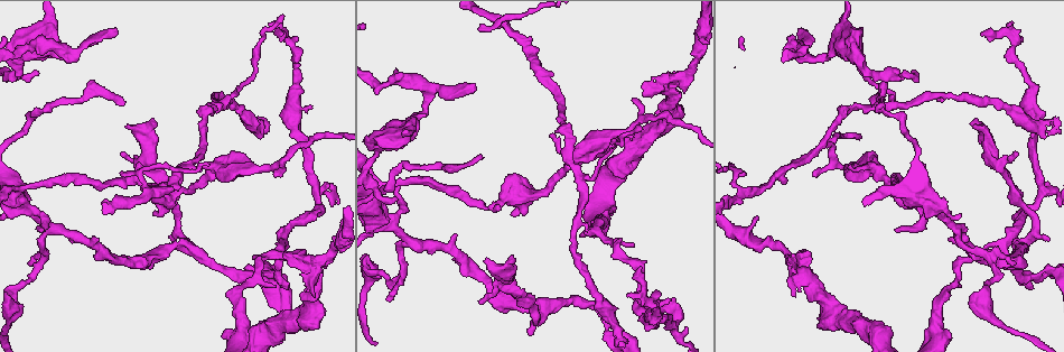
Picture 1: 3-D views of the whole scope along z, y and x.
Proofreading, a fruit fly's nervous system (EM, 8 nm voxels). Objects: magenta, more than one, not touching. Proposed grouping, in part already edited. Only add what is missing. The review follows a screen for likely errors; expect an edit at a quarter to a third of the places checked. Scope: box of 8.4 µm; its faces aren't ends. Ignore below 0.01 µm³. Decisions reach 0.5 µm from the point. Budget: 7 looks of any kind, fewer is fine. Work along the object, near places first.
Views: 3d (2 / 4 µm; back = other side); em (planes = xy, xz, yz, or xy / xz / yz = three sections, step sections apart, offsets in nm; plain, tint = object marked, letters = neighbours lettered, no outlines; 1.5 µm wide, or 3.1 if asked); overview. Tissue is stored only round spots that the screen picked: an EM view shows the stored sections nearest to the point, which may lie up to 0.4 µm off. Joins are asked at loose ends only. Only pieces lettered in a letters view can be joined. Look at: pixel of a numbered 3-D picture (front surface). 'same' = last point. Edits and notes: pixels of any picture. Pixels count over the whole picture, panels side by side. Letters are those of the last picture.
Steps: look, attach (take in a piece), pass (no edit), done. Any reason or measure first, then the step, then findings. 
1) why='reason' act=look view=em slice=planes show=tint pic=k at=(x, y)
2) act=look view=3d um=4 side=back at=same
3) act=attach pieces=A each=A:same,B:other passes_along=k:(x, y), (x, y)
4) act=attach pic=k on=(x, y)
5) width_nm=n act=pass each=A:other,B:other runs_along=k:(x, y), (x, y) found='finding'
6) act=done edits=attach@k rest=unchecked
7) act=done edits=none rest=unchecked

why='tapers out' act=look view=3d um=4 pic=1 at=(481, 154)

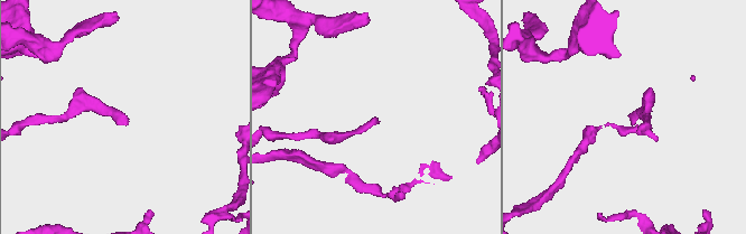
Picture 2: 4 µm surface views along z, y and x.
why='now the EM' act=look view=em slice=planes show=plain pic=2 at=(379, 121)

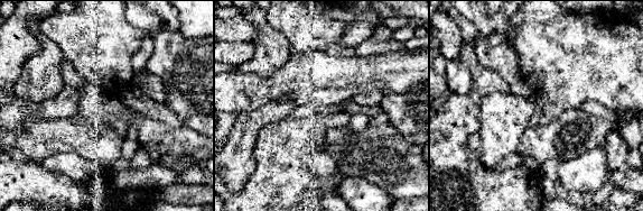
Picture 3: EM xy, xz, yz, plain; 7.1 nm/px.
why='what lies round it' act=look view=em slice=planes show=letters at=same

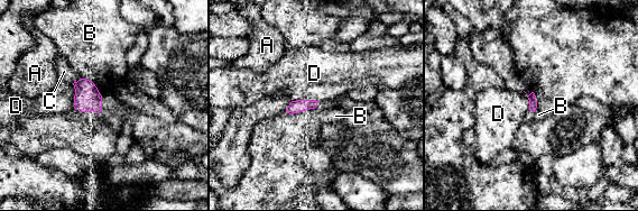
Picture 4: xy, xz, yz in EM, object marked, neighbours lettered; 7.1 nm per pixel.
act=pass each=A:other,B:other,C:other,D:other border=4:(317, 100), (292, 101) found='no lettered piece goes on from it'

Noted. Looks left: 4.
why='tapers out' act=look view=em slice=planes show=letters pic=1 at=(268, 24)

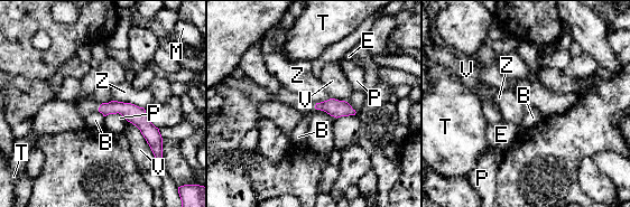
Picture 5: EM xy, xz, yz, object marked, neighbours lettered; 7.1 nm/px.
width_nm=100 longest_contact=V:340nm act=pass each=B:other,E:other,M:other,P:other,T:other,V:other,Z:other found='none of them fits'

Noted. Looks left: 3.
why='an open end' act=look view=em slice=planes show=letters pic=1 at=(481, 27)

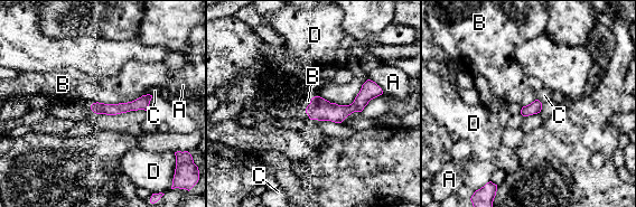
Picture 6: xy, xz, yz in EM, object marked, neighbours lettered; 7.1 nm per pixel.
longest_contact=B:400nm act=pass each=A:other,B:other,C:other,D:other border=6:(143, 94), (127, 102), (90, 105) found='none of them fits'

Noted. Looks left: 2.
act=done edits=none rest=unchecked

